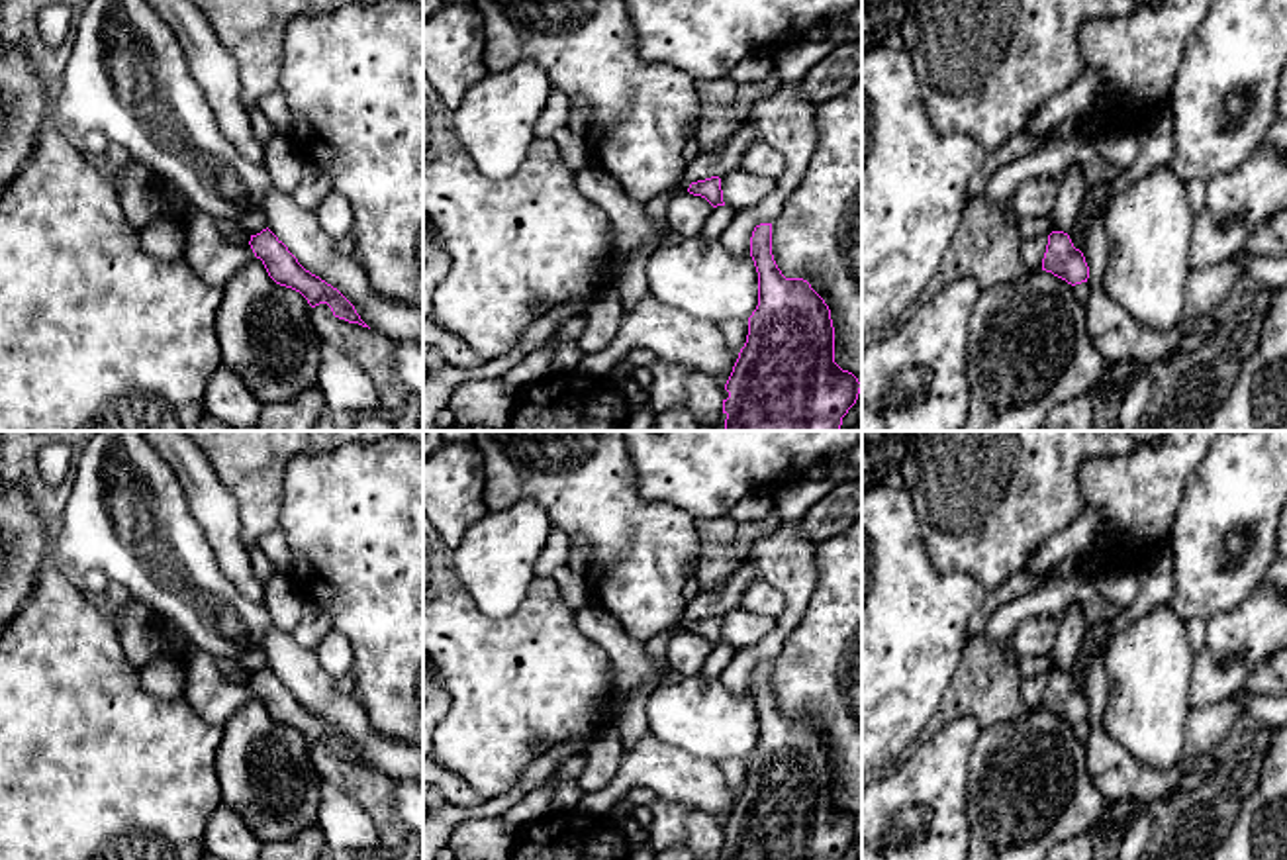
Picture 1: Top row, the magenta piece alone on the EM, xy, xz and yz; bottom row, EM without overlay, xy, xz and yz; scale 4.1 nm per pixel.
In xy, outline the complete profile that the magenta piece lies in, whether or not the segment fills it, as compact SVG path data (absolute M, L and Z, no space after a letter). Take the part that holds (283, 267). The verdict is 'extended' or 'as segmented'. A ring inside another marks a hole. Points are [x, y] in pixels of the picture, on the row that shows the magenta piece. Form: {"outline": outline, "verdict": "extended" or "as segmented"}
{"outline": "M192 206L180 210L176 223L186 237L184 261L206 284L223 288L257 257L276 284L300 292L311 308L327 304L335 317L368 327L355 306L337 288L306 270L268 227L251 235L249 243L231 243L214 217Z", "verdict": "extended"}

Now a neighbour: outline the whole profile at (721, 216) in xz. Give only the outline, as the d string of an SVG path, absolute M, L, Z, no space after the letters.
M729 206L713 208L701 227L701 235L705 239L721 239L723 231L731 225L735 215L737 215L737 210L733 210Z

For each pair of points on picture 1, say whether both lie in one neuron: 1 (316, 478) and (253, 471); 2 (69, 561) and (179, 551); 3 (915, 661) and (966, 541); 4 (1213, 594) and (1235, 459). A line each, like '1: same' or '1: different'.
1: different
2: same
3: different
4: same

